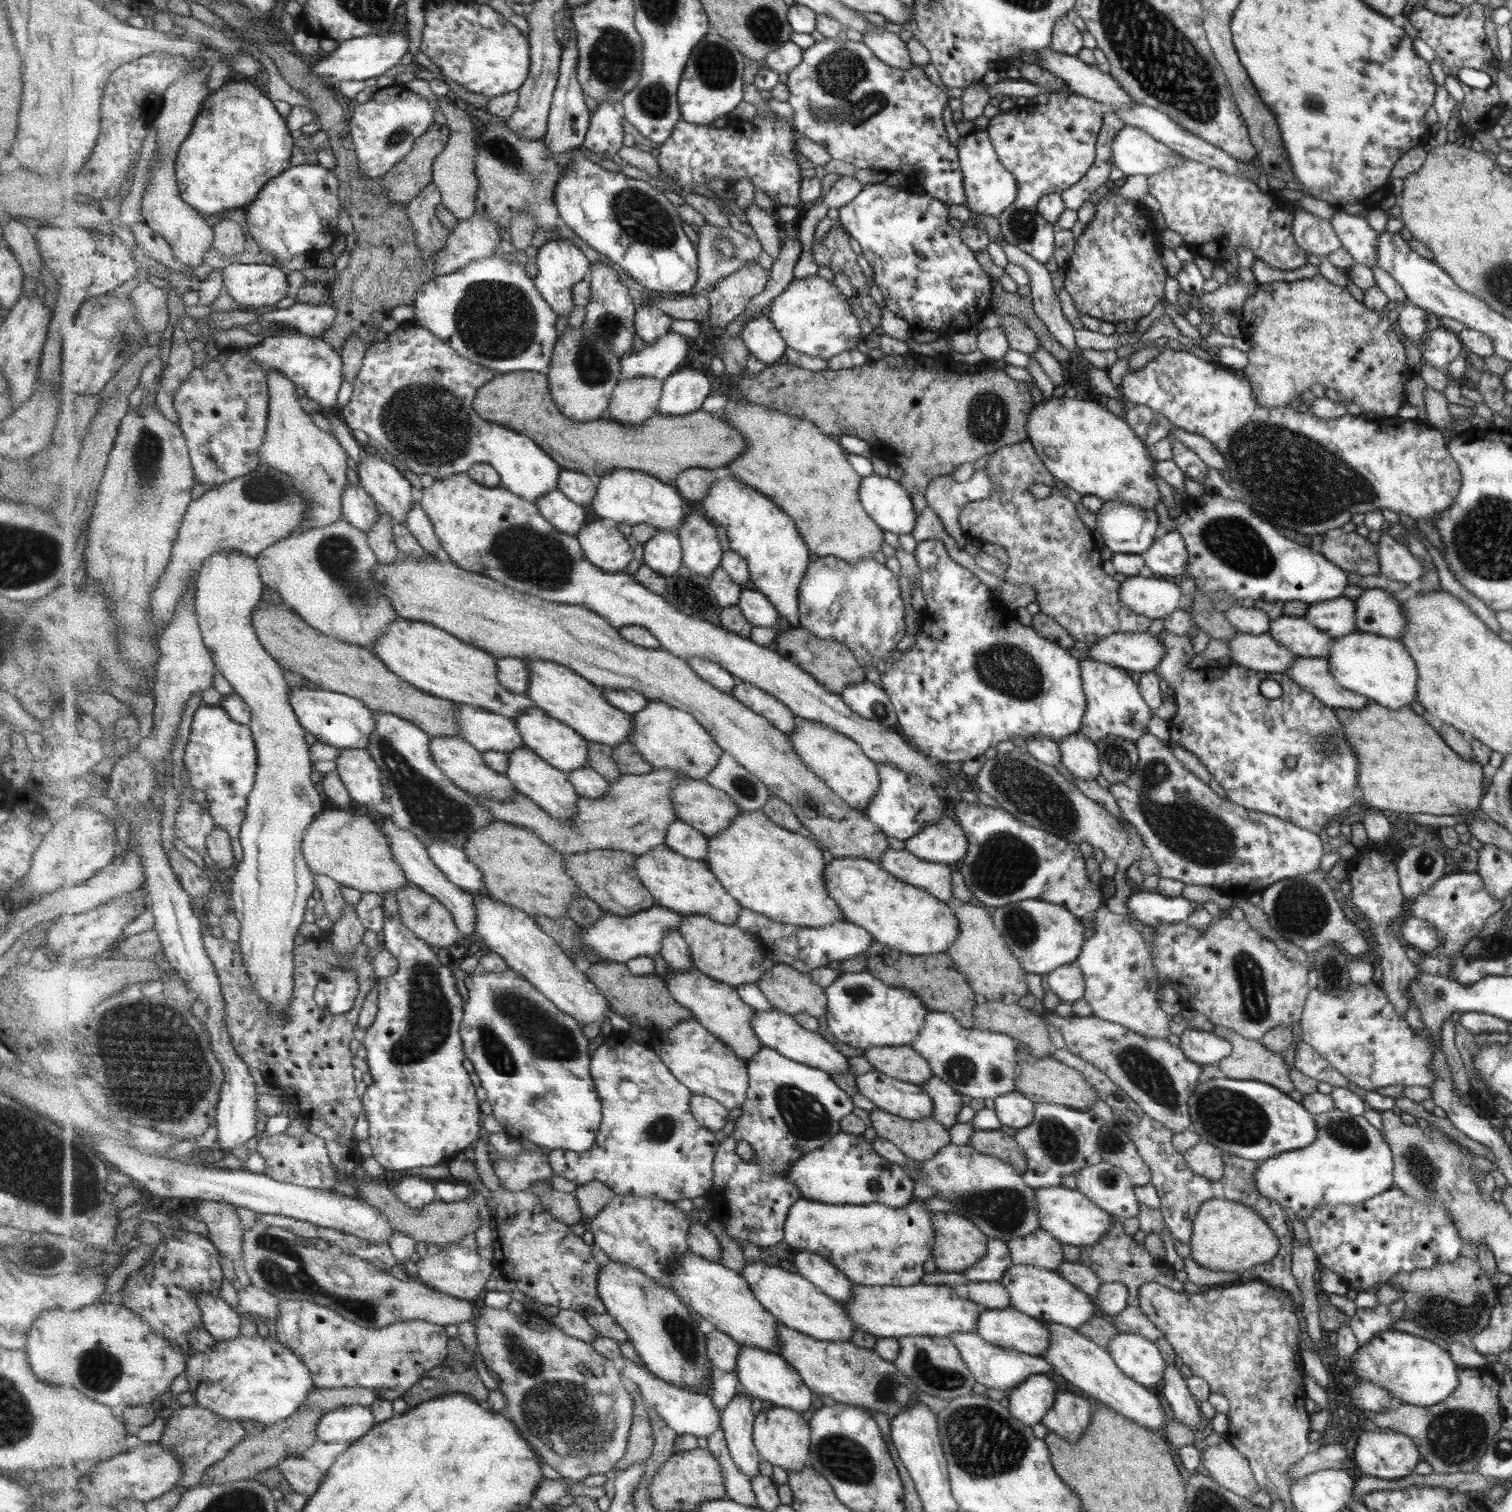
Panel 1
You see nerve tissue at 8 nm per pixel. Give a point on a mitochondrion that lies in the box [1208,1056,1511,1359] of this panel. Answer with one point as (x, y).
(1444, 1315)

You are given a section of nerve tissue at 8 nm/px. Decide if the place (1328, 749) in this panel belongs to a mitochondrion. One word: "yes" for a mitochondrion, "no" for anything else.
yes

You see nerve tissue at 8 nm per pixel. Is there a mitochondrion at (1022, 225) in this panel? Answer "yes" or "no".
yes

